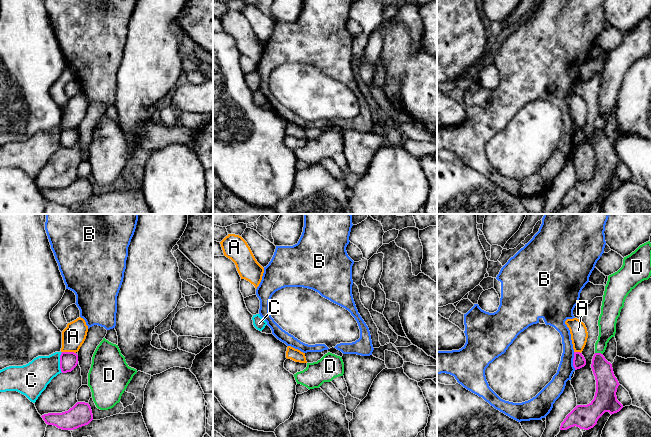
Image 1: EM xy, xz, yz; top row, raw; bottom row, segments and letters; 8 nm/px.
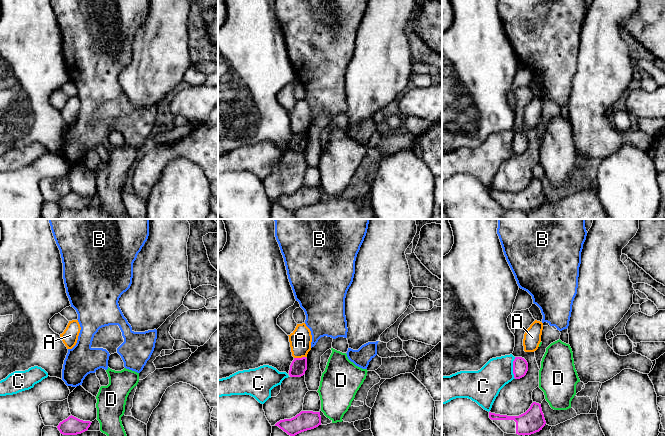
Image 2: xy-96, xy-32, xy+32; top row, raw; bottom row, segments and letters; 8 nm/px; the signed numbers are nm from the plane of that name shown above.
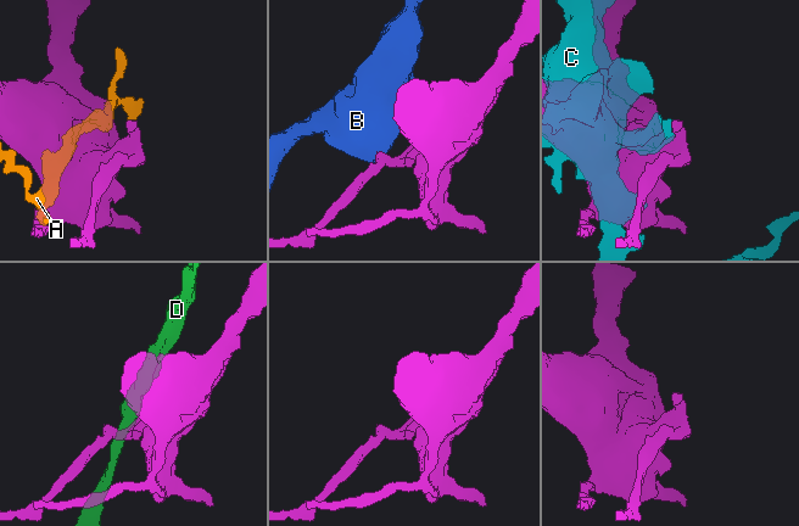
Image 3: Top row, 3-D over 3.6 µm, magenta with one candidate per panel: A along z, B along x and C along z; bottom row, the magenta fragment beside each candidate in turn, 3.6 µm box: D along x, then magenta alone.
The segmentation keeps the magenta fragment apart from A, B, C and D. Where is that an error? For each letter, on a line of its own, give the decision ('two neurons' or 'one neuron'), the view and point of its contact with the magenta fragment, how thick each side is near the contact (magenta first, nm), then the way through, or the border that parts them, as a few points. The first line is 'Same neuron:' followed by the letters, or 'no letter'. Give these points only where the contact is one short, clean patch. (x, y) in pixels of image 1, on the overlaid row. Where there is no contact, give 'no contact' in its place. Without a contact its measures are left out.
Same neuron: no letter
A: two neurons; contact xy (69, 352); calibres 140 and 190 nm; border xy (62, 351), (73, 351), (75, 353)
B: two neurons; contact yz (573, 361); calibres 100 and 140 nm
C: two neurons; contact xy (60, 362); calibres 140 and 240 nm
D: two neurons; contact yz (599, 353); calibres 180 and 140 nm; border yz (595, 352), (602, 354)

